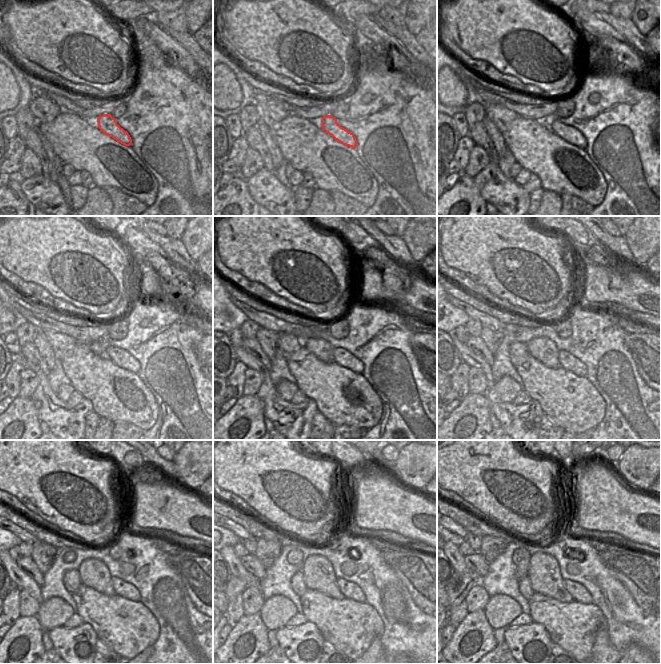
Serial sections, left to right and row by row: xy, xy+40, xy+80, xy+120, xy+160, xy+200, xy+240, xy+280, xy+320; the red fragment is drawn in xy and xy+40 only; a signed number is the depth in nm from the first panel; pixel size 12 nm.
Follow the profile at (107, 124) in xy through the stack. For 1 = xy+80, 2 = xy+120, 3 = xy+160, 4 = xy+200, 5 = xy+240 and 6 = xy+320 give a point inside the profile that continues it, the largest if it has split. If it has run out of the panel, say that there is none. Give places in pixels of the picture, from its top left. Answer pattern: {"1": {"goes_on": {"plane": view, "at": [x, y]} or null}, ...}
{"1": {"goes_on": {"plane": "xy+80", "at": [570, 134]}}, "2": {"goes_on": {"plane": "xy+120", "at": [120, 357]}}, "3": {"goes_on": {"plane": "xy+160", "at": [344, 358]}}, "4": {"goes_on": {"plane": "xy+200", "at": [569, 362]}}, "5": {"goes_on": {"plane": "xy+240", "at": [127, 590]}}, "6": {"goes_on": {"plane": "xy+320", "at": [576, 590]}}}

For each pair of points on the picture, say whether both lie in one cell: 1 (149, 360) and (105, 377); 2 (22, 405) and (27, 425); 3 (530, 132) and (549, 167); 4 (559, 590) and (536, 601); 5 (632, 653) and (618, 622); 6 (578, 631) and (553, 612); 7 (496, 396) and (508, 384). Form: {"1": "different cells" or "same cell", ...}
{"1": "different cells", "2": "same cell", "3": "same cell", "4": "different cells", "5": "different cells", "6": "same cell", "7": "same cell"}

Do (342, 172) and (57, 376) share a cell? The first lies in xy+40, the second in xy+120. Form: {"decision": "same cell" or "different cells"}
{"decision": "different cells"}

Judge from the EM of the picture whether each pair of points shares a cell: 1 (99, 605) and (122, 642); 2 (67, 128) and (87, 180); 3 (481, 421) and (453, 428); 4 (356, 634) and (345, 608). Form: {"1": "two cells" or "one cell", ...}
{"1": "one cell", "2": "two cells", "3": "one cell", "4": "one cell"}

